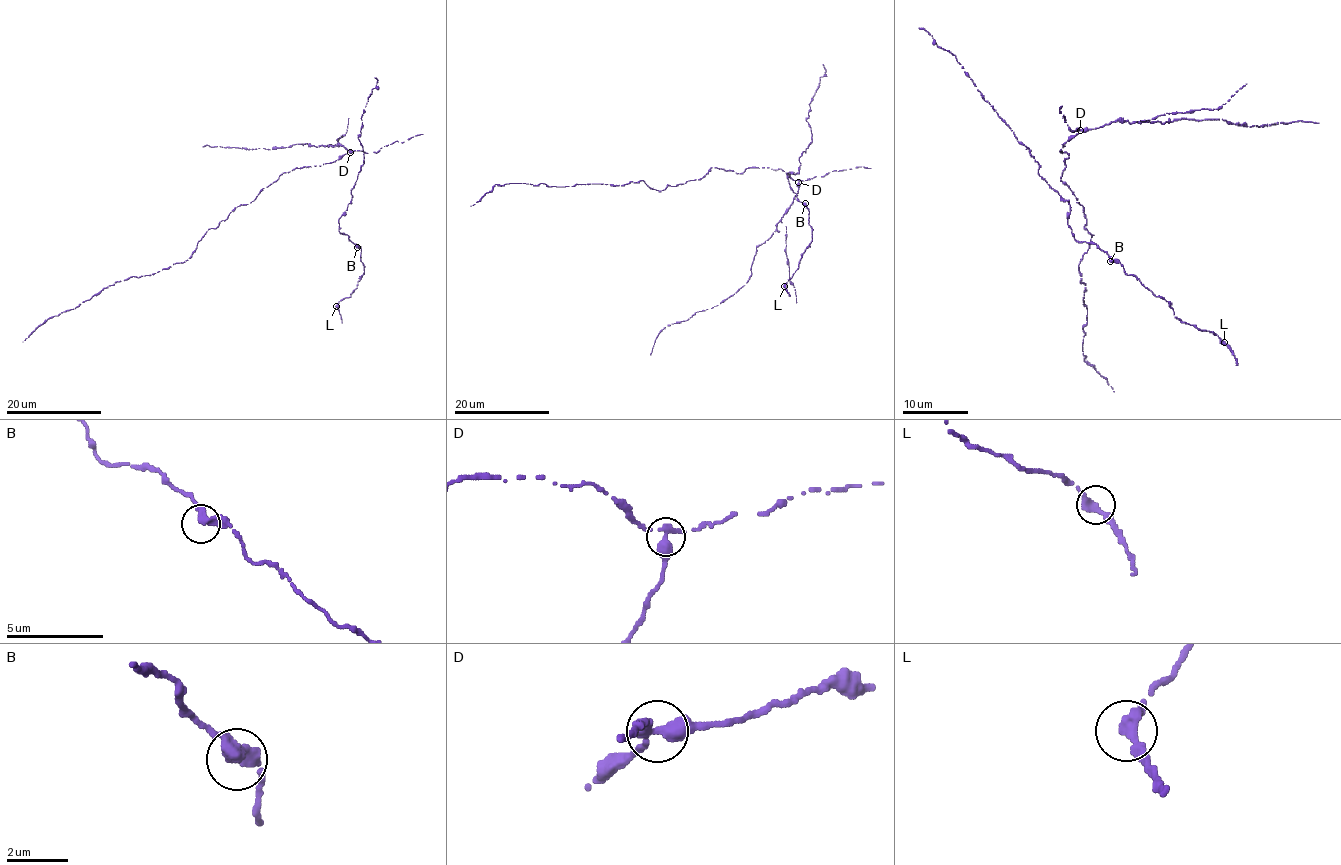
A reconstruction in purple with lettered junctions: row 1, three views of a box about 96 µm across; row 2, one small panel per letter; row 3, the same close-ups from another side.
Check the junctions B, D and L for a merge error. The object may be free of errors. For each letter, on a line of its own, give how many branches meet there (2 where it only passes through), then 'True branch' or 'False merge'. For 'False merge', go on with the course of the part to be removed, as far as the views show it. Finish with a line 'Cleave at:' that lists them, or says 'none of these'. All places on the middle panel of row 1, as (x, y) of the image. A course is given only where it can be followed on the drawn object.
B: Branches: 2. True branch
D: Branches: 2. False merge. Course of the part to remove: (798, 182), (798, 192), (773, 234), (757, 248), (745, 285), (717, 305), (665, 327), (651, 355)
L: Branches: 2. True branch
Cleave at: D

